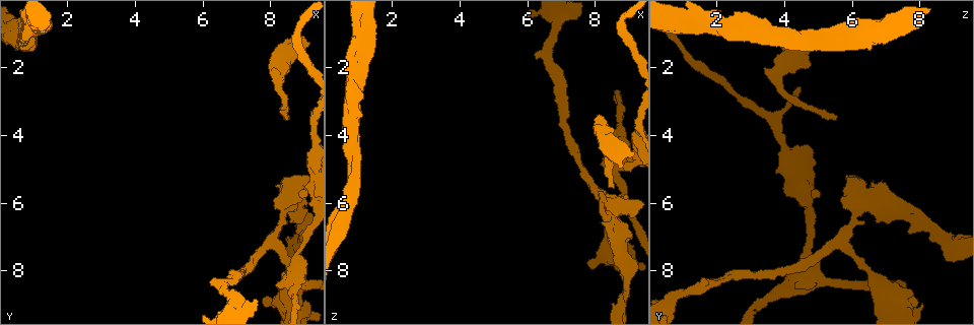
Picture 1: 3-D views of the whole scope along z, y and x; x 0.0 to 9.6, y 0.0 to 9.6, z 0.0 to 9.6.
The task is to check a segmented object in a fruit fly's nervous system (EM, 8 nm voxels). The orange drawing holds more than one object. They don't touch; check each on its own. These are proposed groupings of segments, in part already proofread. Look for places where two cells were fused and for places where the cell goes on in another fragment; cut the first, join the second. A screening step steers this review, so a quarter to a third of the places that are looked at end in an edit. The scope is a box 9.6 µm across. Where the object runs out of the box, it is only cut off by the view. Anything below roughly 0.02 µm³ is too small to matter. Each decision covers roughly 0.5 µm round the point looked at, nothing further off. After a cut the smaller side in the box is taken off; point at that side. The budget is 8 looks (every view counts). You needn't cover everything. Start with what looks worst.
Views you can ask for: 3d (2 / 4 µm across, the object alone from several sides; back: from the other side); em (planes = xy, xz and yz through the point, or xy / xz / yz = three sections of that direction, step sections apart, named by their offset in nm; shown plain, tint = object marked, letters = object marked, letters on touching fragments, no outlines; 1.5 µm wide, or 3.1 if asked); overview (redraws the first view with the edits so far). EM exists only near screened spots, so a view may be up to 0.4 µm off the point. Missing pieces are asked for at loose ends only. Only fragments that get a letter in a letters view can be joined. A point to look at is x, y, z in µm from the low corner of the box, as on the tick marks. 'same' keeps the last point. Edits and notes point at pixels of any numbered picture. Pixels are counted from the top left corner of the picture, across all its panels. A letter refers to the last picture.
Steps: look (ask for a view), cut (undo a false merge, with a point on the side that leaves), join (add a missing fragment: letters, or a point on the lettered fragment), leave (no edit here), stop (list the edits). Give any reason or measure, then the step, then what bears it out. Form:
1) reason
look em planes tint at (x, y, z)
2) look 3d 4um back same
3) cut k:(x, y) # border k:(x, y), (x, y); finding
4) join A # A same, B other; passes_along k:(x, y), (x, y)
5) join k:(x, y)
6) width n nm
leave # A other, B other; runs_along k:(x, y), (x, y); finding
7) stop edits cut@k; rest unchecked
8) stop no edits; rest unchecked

thin end
look 3d 4um at (8.60, 3.50, 5.55)

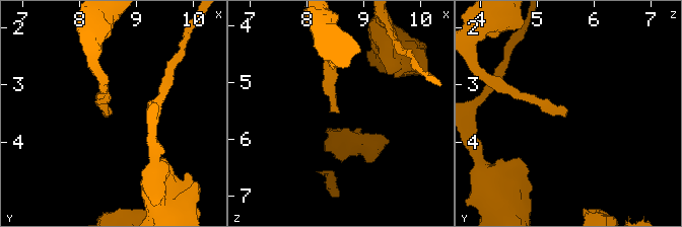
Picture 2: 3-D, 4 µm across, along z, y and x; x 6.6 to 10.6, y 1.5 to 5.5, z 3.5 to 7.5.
look em yz step 4 tint at (8.60, 3.50, 5.55)

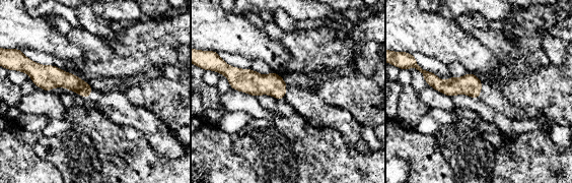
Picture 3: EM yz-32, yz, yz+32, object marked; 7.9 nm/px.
cut it another way
look em planes letters same

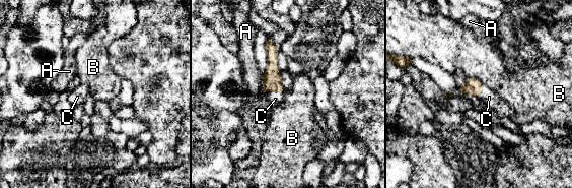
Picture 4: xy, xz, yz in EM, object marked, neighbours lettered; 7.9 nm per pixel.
width 130 nm
join 4:(275, 99) # A other, B other, C same; it goes on there

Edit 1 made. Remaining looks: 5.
look overview

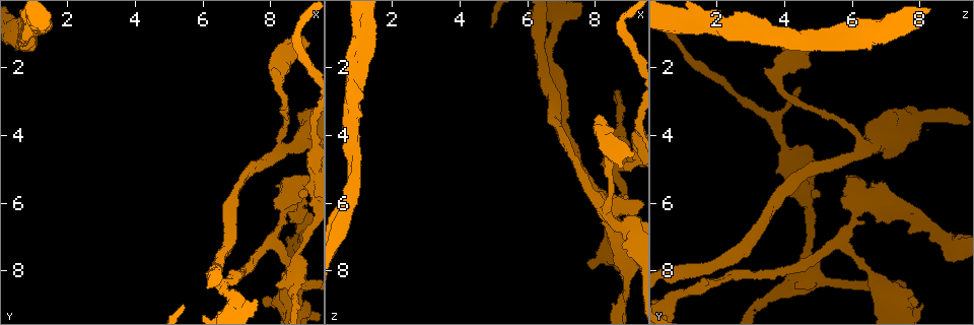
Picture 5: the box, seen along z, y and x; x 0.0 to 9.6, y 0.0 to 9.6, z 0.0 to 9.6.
thick end
look 3d 2um back at (7.75, 9.05, 7.70)

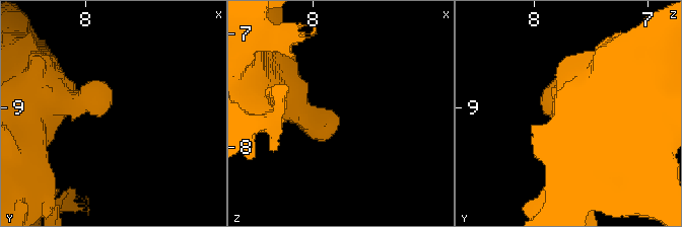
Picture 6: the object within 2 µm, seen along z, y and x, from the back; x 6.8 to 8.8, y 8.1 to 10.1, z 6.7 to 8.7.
look em xy step 8 letters at (7.80, 9.00, 7.74)

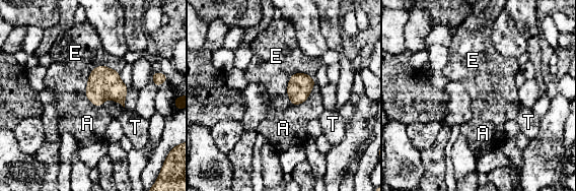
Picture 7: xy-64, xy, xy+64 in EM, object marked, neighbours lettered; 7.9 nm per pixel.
leave # A other, E other, T other; border 7:(118, 70), (97, 65), (87, 100); none of them fits

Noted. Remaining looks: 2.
stop edits join@4; rest unchecked

